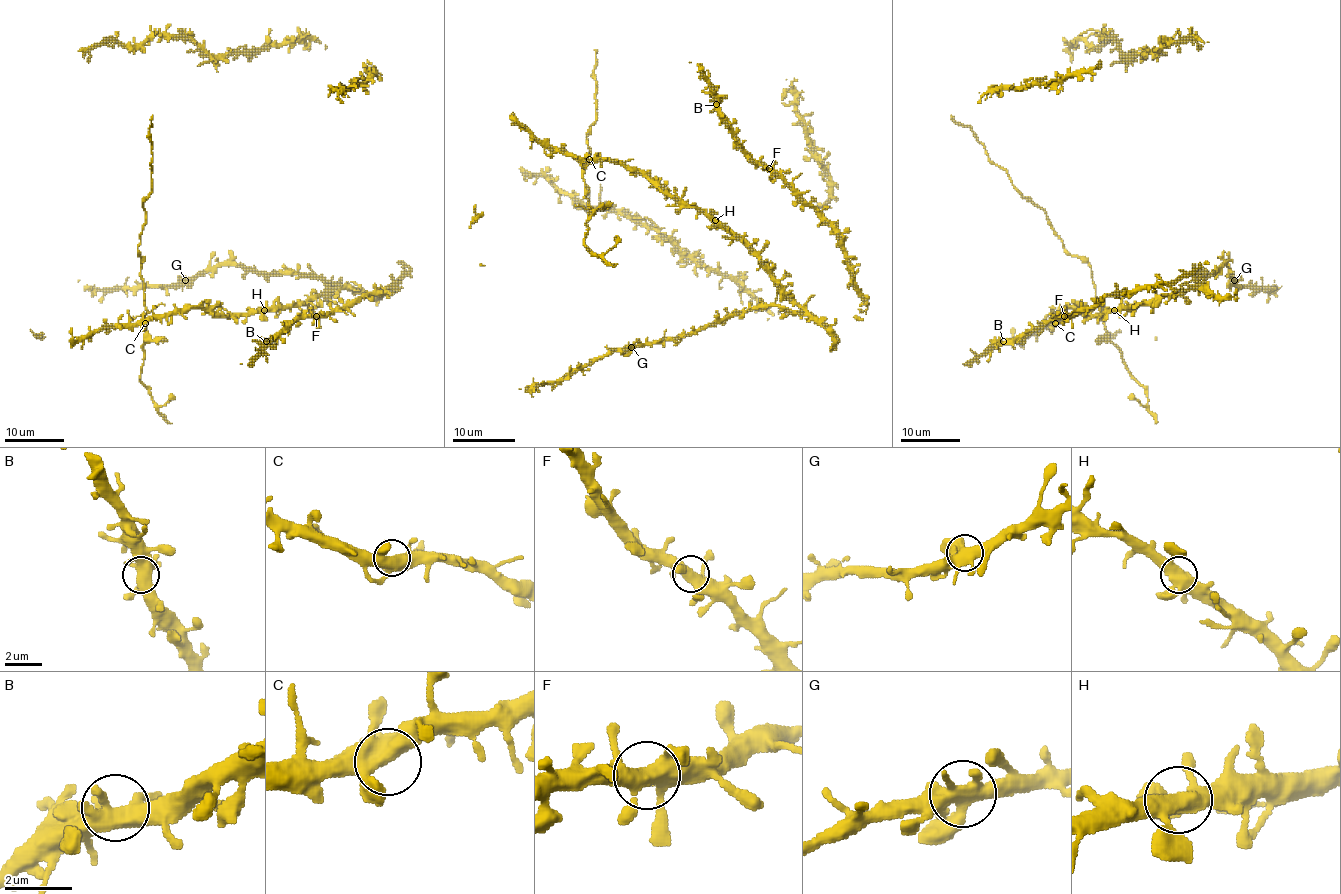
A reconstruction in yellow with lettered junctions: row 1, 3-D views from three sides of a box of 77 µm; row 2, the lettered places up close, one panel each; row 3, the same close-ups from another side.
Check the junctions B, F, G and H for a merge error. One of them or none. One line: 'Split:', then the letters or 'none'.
Split: none

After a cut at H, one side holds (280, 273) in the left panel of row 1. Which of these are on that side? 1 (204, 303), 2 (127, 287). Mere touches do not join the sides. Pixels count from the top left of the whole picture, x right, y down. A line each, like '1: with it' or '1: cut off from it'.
1: cut off from it
2: with it

